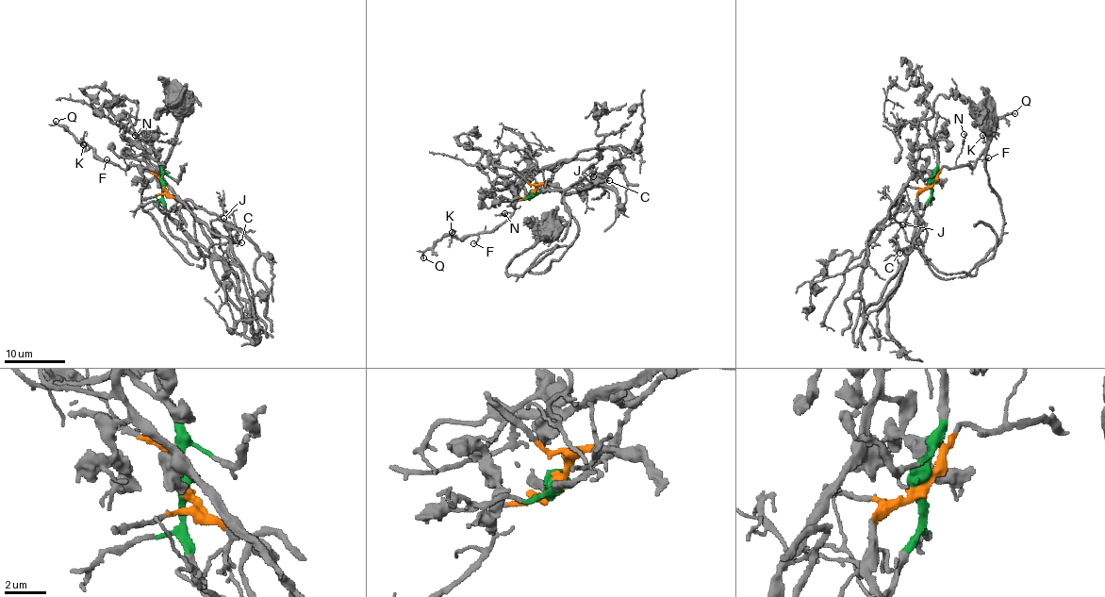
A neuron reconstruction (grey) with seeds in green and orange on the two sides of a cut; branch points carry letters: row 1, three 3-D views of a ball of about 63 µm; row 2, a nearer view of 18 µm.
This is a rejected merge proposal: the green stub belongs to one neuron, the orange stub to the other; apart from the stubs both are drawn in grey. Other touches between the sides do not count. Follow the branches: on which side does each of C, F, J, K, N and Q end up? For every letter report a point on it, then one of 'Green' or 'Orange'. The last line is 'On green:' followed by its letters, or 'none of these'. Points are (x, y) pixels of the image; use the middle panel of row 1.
C: Place: (609, 180). Green
F: Place: (473, 243). Orange
J: Place: (593, 176). Green
K: Place: (452, 232). Orange
N: Place: (504, 213). Orange
Q: Place: (423, 257). Orange
On green: C, J

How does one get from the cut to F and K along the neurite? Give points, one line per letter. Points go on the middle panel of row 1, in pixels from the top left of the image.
F: (532, 193), (524, 200), (517, 200), (514, 212), (492, 229), (481, 234), (473, 243)
K: (532, 193), (524, 200), (517, 200), (514, 212), (491, 231), (469, 235), (463, 239), (451, 232)

